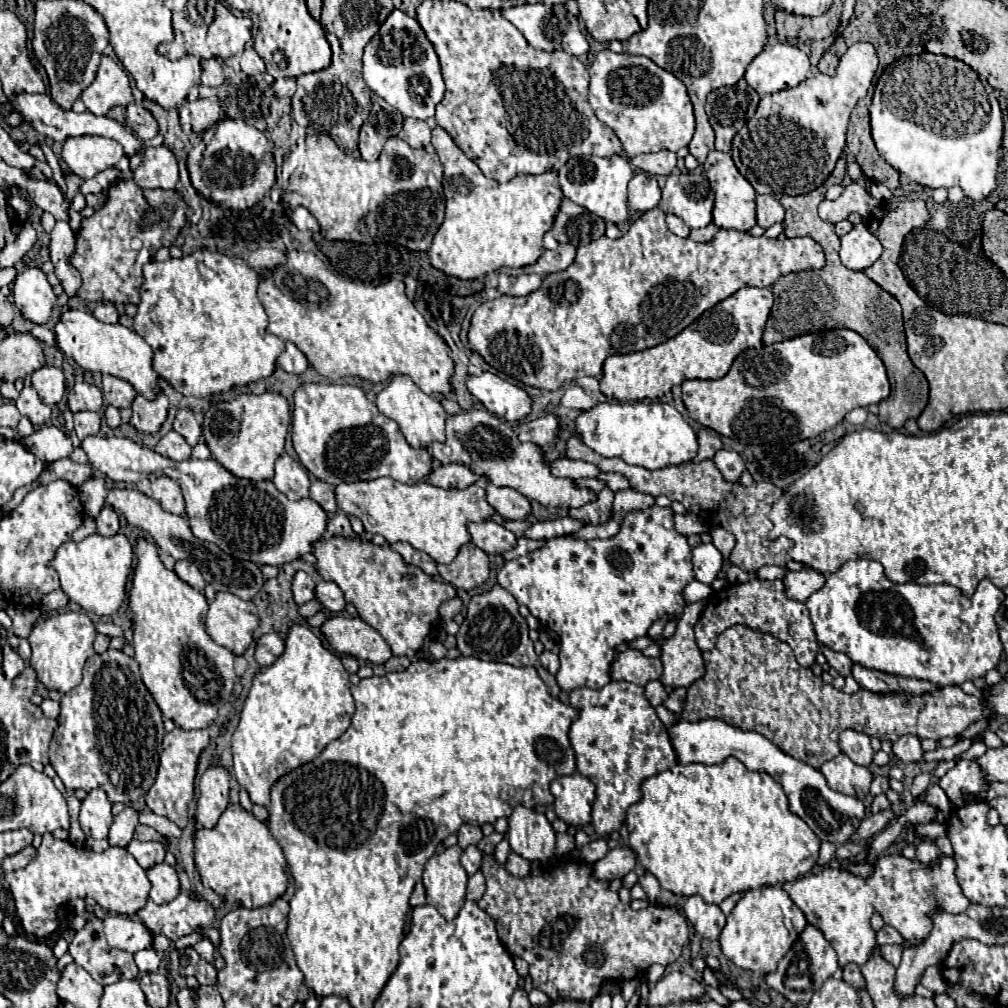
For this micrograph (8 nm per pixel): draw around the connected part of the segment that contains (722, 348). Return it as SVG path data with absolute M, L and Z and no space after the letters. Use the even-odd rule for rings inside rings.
M740 288L730 298L706 310L698 320L684 328L674 338L632 354L608 356L604 362L604 376L600 390L606 398L634 402L656 400L670 392L672 386L688 378L716 380L728 374L734 358L746 348L762 348L762 332L772 308L771 288Z

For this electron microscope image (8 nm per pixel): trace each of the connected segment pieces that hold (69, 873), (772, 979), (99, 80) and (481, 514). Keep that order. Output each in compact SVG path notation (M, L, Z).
M44 834L32 864L16 872L6 872L4 880L14 896L22 928L38 938L44 938L58 928L56 910L70 898L94 898L108 912L134 916L146 904L150 892L150 880L146 878L144 868L124 848L112 846L106 852L96 854L88 846L78 848L68 840L54 840L52 834Z
M808 924L802 930L802 934L796 938L796 942L792 944L790 952L780 960L776 972L766 976L766 982L774 990L778 990L786 1000L790 1000L794 1004L798 1004L798 1002L806 1004L806 1002L810 1002L812 994L824 984L824 980L830 978L836 970L838 970L838 958L836 958L834 948L828 944L824 934L816 926Z
M102 56L94 82L82 92L88 112L104 116L112 106L126 106L132 100L130 80L124 68L110 56Z
M376 478L342 482L336 486L334 494L342 512L362 520L366 534L380 534L390 544L408 542L442 564L450 564L460 546L470 542L466 522L482 522L494 514L494 508L486 502L484 488L478 484L472 484L466 490L444 490L430 482L408 486L392 478Z

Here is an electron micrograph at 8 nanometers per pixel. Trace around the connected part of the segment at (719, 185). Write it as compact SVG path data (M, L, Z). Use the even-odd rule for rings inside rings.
M712 150L704 162L704 172L710 180L710 186L714 190L714 224L718 228L734 228L734 230L750 230L752 226L756 226L756 192L750 186L750 182L738 172L738 168L734 166L730 154Z

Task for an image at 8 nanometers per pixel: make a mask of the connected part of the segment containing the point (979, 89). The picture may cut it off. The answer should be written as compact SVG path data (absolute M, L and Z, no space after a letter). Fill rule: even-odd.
M936 54L896 60L876 84L870 122L880 156L912 182L928 188L956 184L974 202L996 190L1002 110L990 84L968 64Z

